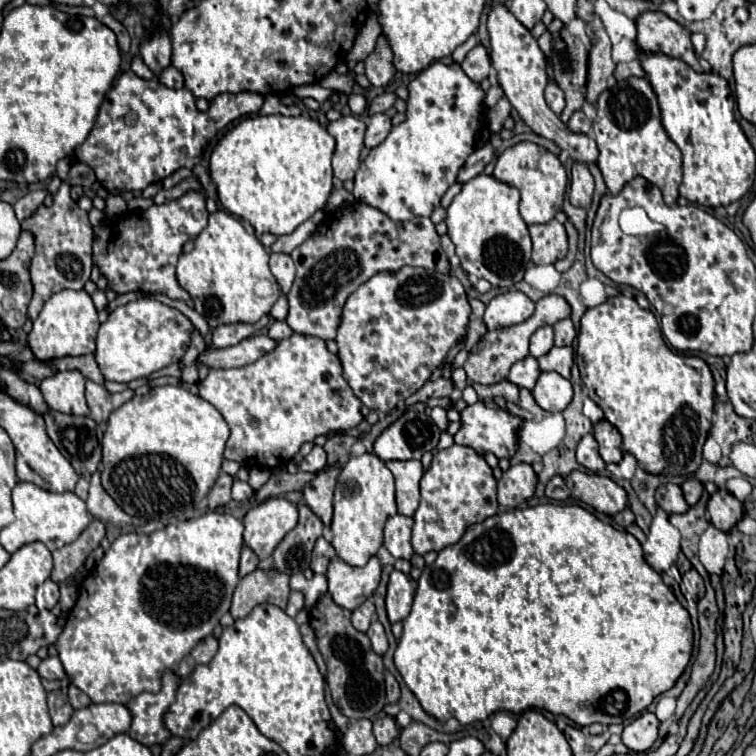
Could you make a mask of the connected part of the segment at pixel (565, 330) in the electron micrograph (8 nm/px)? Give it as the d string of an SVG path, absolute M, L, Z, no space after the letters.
M571 319L557 321L553 325L553 329L555 329L555 347L565 347L565 345L573 343L573 339L575 339L575 327L573 327Z

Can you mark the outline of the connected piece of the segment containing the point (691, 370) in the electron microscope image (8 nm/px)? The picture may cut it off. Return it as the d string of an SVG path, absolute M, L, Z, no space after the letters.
M617 295L591 307L581 317L577 345L577 365L587 395L603 409L605 419L615 425L623 437L623 449L635 455L639 465L649 473L663 469L673 475L691 477L701 465L701 447L711 429L715 383L707 363L695 355L677 353L667 347L657 319L651 311L637 305L633 297Z

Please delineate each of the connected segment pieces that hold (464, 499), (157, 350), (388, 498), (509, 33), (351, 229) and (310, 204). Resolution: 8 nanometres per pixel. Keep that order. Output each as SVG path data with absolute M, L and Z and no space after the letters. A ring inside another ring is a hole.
M451 445L433 455L431 467L421 479L421 503L413 515L413 549L417 555L427 551L441 551L459 541L469 525L483 523L497 513L497 481L493 469L475 449L465 445Z
M141 297L109 313L107 321L99 327L99 333L97 333L95 359L107 381L129 383L133 379L149 377L151 373L175 361L181 361L181 357L189 347L191 331L193 331L193 325L181 311L169 305L163 305L157 299ZM139 327L147 329L147 335L143 339L139 337Z
M363 453L351 457L337 479L335 503L333 503L333 521L331 521L331 545L337 551L337 557L349 565L365 565L383 545L383 525L385 519L397 513L395 505L395 477L387 465L375 453Z
M499 3L489 13L489 35L491 35L491 63L497 71L497 79L501 89L505 91L505 97L509 103L517 109L525 125L531 127L531 131L555 141L561 149L569 149L571 157L579 163L591 163L597 159L597 143L593 137L587 135L575 135L567 129L567 125L547 107L543 99L543 89L547 85L547 63L543 57L543 51L537 45L537 39L529 33L527 27L523 27L507 9L507 5Z
M361 201L337 209L327 217L329 219L325 219L321 227L291 253L297 277L287 295L287 323L295 333L313 335L323 341L335 339L347 297L375 273L395 273L405 265L439 273L451 271L449 259L439 245L439 235L429 217L391 221L385 213L379 213L379 209Z
M247 117L229 129L223 139L211 151L211 179L217 185L221 205L233 215L249 221L257 235L293 233L313 213L321 211L333 191L331 157L335 151L335 139L317 121L307 117Z

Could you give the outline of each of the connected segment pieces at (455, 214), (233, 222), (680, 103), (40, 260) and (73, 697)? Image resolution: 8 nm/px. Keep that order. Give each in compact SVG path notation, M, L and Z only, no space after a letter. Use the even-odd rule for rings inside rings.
M479 173L463 183L447 207L445 217L449 237L457 247L461 267L475 277L487 279L493 287L511 287L523 279L523 269L531 261L531 237L527 223L519 215L519 191L493 175Z
M225 211L209 215L209 225L195 239L195 249L179 257L177 281L191 295L195 311L205 317L211 329L231 323L257 323L281 295L269 271L269 253L237 217ZM259 283L263 283L261 291L257 289Z
M637 49L641 67L657 95L661 119L667 135L671 141L681 149L683 153L683 183L679 185L679 193L689 199L691 203L717 207L717 205L729 205L737 199L741 199L755 181L755 151L749 145L741 125L735 119L735 99L731 95L727 79L719 77L719 73L697 73L681 59L667 57L665 53L647 53Z
M63 183L55 193L51 207L39 205L39 209L31 217L21 221L21 229L33 233L35 239L35 255L29 267L33 281L33 297L27 309L27 317L31 321L37 319L39 311L43 309L45 301L53 295L53 291L59 289L81 291L93 269L93 259L91 259L93 229L87 219L87 211L81 211L77 207L77 203L69 195L69 189L71 189L69 183Z
M69 685L69 701L71 701L73 709L83 709L83 707L91 705L91 699L75 685Z

